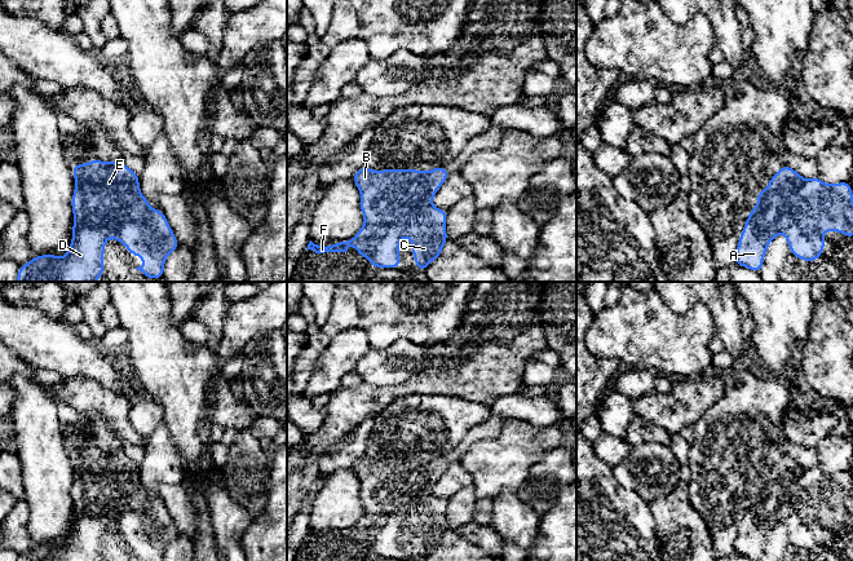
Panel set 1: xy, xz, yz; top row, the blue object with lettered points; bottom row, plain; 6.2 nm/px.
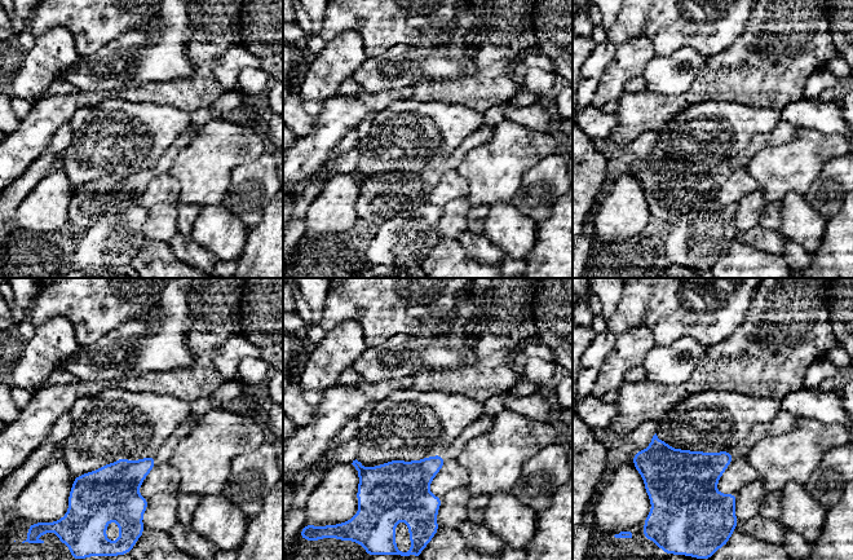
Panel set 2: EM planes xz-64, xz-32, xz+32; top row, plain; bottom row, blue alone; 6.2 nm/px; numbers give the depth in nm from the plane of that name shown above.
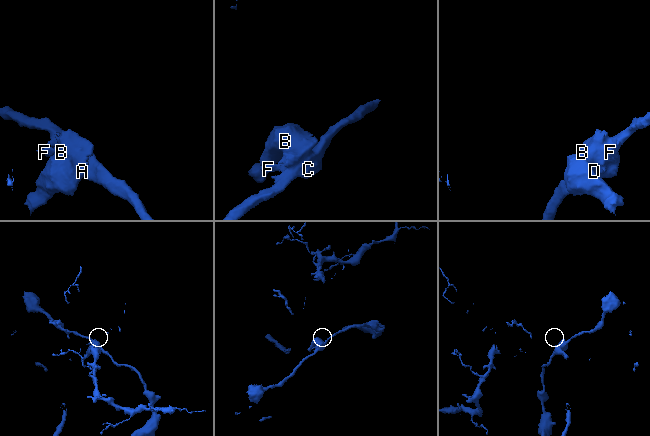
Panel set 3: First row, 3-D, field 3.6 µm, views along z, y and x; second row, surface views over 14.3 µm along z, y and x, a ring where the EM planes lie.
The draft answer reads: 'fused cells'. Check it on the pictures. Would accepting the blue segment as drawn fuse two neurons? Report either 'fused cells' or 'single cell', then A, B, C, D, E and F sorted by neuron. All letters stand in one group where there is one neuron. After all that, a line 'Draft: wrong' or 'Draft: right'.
fused cells; groups A B D E / C F
Draft: right

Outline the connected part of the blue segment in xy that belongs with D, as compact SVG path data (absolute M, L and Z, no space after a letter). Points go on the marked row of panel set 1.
M96 158L89 163L72 165L72 175L75 177L75 191L71 198L74 225L67 256L34 256L28 264L19 265L17 282L97 282L105 273L102 259L107 244L103 242L107 238L116 238L116 225L131 222L124 218L124 211L140 194L138 175L123 160L105 163Z

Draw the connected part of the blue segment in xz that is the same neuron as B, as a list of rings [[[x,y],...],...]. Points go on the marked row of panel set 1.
[[[363,165],[352,180],[359,189],[359,206],[366,222],[388,226],[419,208],[430,207],[448,176],[445,165],[426,172],[416,168],[374,171]]]

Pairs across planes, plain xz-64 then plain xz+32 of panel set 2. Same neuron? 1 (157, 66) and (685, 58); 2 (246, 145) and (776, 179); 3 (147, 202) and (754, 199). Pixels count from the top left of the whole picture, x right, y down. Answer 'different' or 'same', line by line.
1: same
2: same
3: different

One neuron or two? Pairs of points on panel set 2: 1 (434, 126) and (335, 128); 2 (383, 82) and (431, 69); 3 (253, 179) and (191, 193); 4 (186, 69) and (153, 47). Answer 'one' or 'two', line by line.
1: two
2: one
3: two
4: one

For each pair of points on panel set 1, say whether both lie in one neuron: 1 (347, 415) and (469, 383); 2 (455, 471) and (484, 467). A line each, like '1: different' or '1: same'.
1: same
2: different

